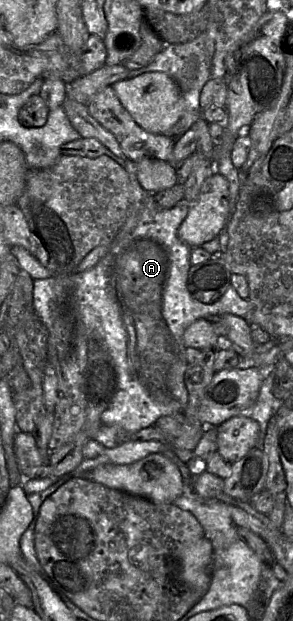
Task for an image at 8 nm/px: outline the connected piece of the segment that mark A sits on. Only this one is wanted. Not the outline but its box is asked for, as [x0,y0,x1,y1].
[33,194,254,433]

